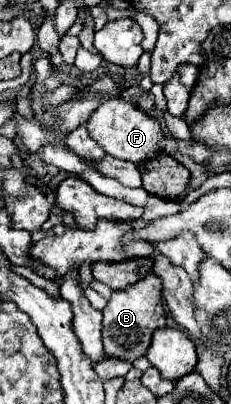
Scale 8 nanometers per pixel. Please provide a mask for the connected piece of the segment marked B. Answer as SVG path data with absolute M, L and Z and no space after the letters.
M147 274L137 284L127 290L115 290L103 308L103 346L107 356L135 362L147 354L151 346L151 336L157 328L165 328L167 312L161 300L161 278L155 274Z

